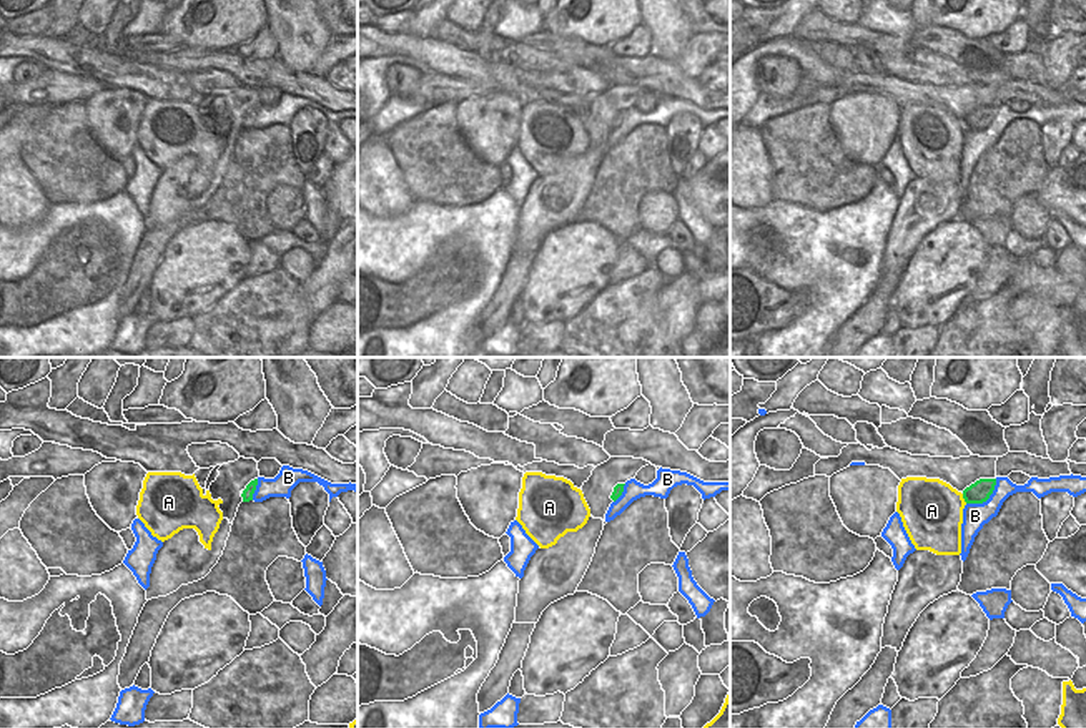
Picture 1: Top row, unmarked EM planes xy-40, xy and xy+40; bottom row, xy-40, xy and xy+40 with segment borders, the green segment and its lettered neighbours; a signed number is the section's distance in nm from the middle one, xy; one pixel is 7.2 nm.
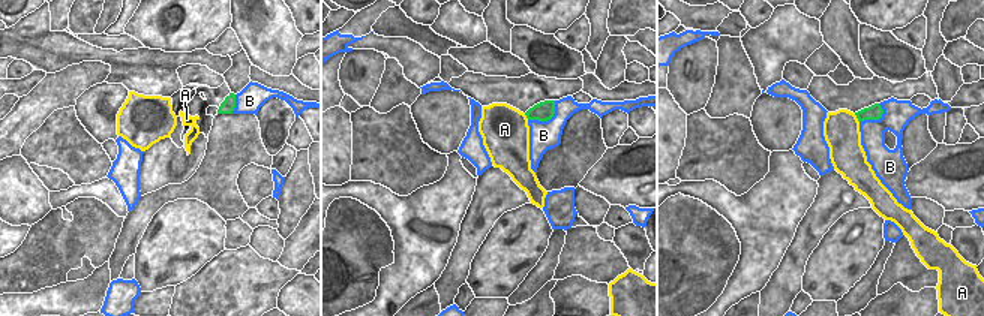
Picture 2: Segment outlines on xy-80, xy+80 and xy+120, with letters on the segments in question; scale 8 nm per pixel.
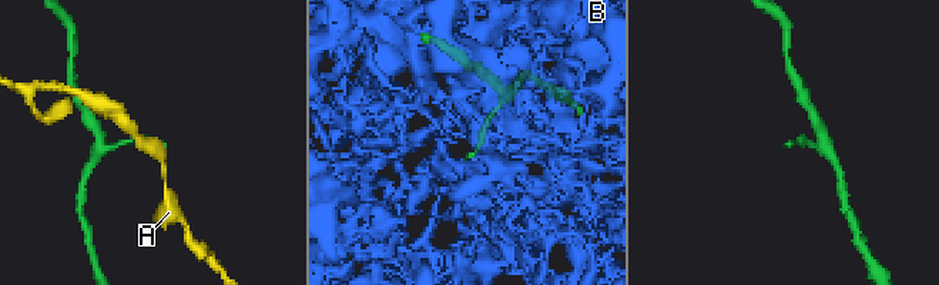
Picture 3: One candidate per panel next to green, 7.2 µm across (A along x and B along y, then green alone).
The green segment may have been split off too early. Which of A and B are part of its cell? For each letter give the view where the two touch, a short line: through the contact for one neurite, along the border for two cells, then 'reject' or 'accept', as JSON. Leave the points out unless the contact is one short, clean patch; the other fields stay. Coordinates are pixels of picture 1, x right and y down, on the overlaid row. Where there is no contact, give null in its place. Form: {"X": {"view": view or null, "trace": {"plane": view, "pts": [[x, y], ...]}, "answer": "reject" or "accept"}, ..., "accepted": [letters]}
{"A": {"view": "xy+40", "trace": {"plane": "xy+40", "pts": [[962, 494], [967, 502]]}, "answer": "reject"}, "B": {"view": "xy+40", "answer": "reject"}, "accepted": []}

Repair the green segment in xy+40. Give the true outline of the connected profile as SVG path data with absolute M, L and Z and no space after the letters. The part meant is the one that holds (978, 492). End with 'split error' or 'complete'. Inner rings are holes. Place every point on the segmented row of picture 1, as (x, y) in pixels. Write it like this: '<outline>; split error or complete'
M980 479L963 490L966 504L983 504L990 499L996 485L996 479Z; complete

